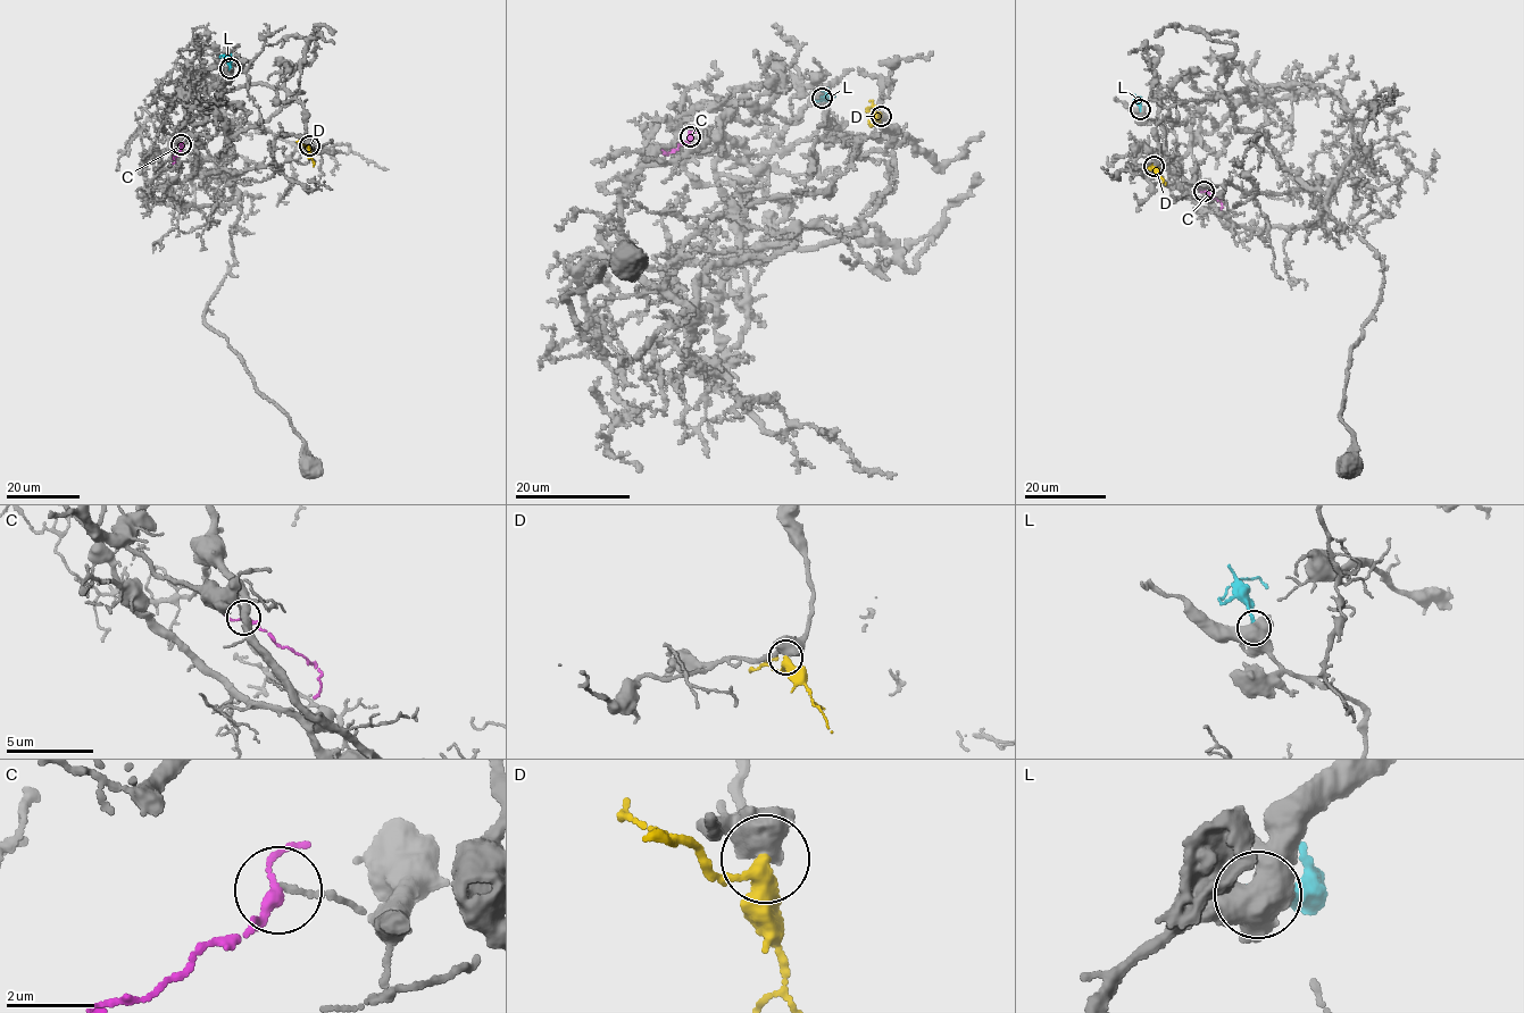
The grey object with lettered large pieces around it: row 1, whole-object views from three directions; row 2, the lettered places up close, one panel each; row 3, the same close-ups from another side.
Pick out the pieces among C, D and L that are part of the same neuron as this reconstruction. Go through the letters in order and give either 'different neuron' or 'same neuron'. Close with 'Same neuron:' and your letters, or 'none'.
C: same neuron
D: different neuron
L: different neuron
Same neuron: C

